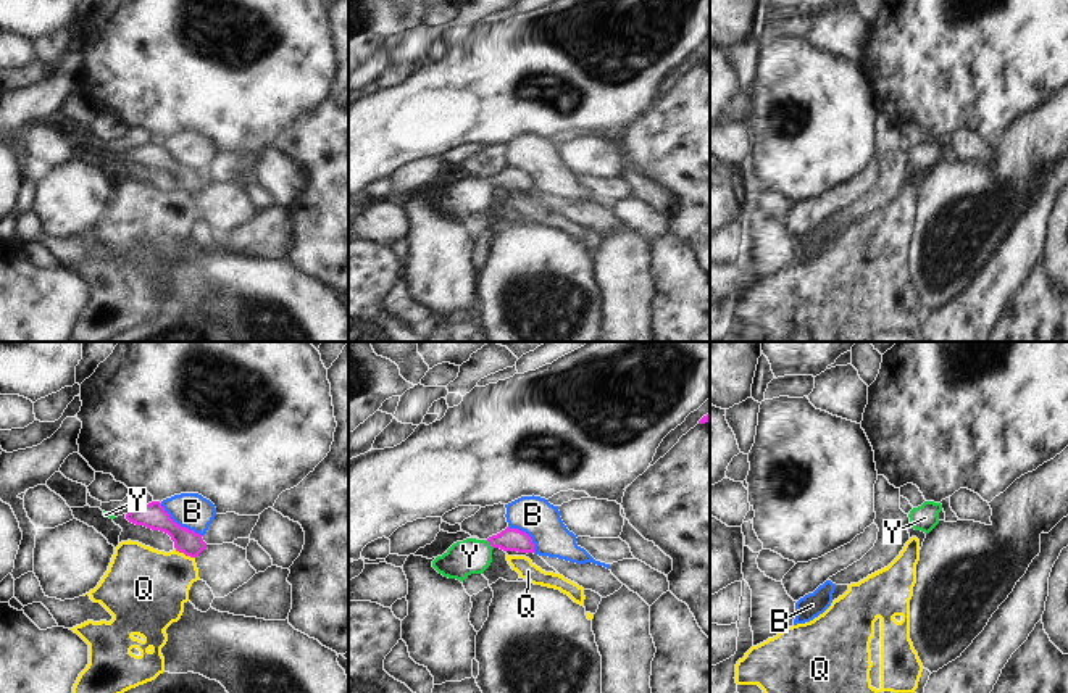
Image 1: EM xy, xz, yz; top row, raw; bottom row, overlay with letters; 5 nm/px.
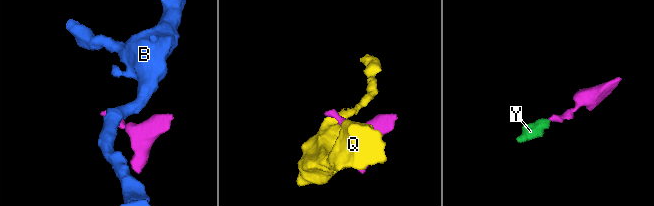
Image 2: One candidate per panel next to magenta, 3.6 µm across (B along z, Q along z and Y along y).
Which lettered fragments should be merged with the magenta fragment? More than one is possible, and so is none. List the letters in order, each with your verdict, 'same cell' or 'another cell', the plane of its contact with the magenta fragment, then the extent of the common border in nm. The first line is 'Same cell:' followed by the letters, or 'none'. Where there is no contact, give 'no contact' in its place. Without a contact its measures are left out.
Same cell: Y
B: another cell; meets magenta in xy; contact 260 nm long
Q: another cell; meets magenta in xy; contact 110 nm long
Y: same cell; meets magenta in xz; contact 60 nm long

